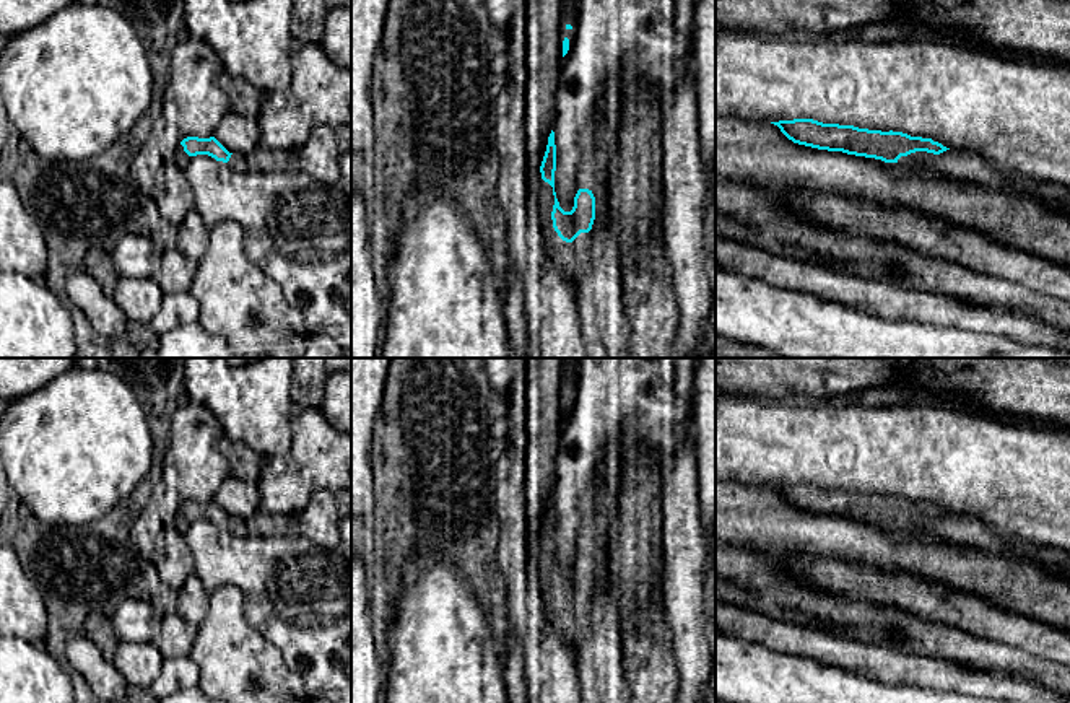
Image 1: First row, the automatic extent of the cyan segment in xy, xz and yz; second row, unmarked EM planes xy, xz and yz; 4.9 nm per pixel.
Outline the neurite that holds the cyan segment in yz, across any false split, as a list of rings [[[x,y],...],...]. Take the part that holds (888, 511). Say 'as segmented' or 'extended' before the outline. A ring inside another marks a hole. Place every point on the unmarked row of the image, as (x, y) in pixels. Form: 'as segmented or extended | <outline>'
extended | [[[813,483],[771,487],[794,508],[881,524],[885,527],[925,531],[955,545],[1005,555],[1042,568],[1049,574],[1070,581],[1070,552],[1041,547],[1018,537],[997,534],[977,517],[950,514],[932,503],[911,501],[903,496],[881,496],[854,490],[823,488]]]

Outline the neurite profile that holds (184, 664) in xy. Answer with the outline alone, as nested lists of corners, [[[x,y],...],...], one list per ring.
[[[177,656],[172,659],[163,659],[163,669],[158,679],[150,685],[150,690],[156,698],[166,698],[177,690],[198,685],[198,666],[190,656]]]

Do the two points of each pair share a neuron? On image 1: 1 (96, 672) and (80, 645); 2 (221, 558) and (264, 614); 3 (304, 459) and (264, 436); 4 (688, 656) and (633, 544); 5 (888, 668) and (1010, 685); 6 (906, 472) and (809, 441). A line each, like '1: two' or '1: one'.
1: one
2: one
3: two
4: two
5: one
6: one

